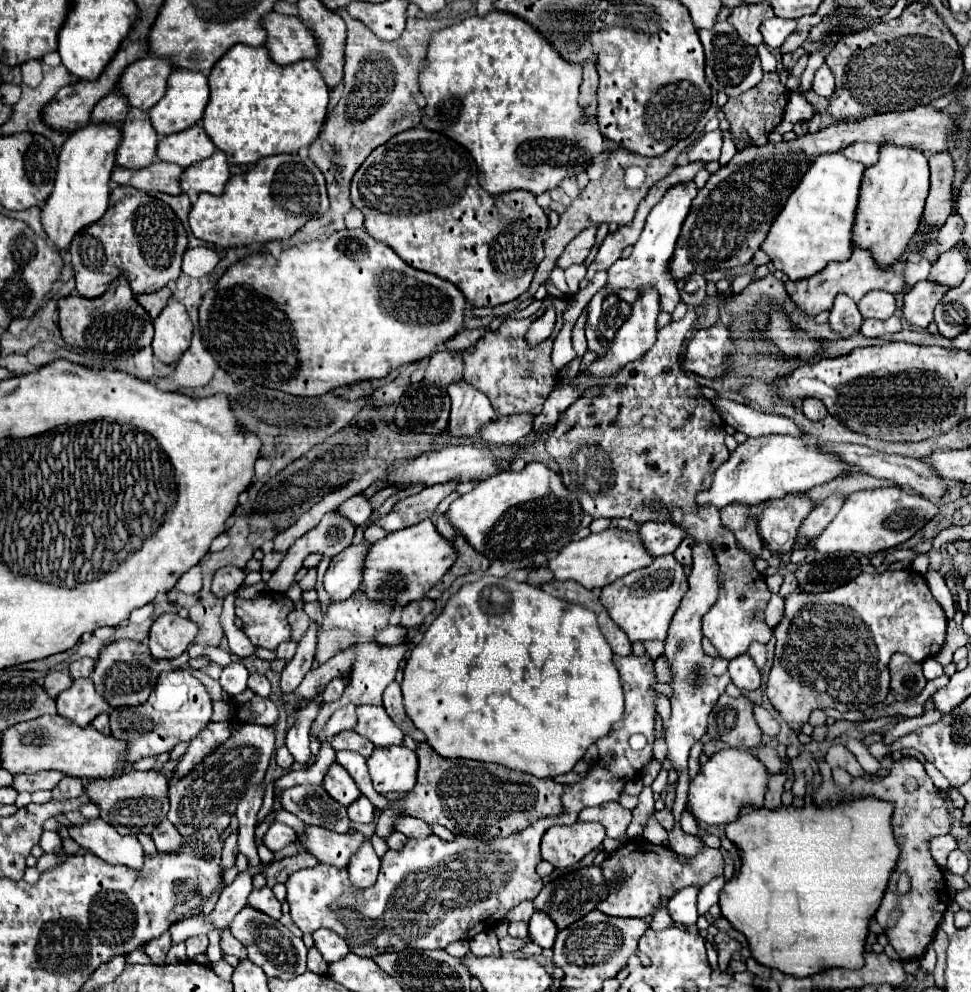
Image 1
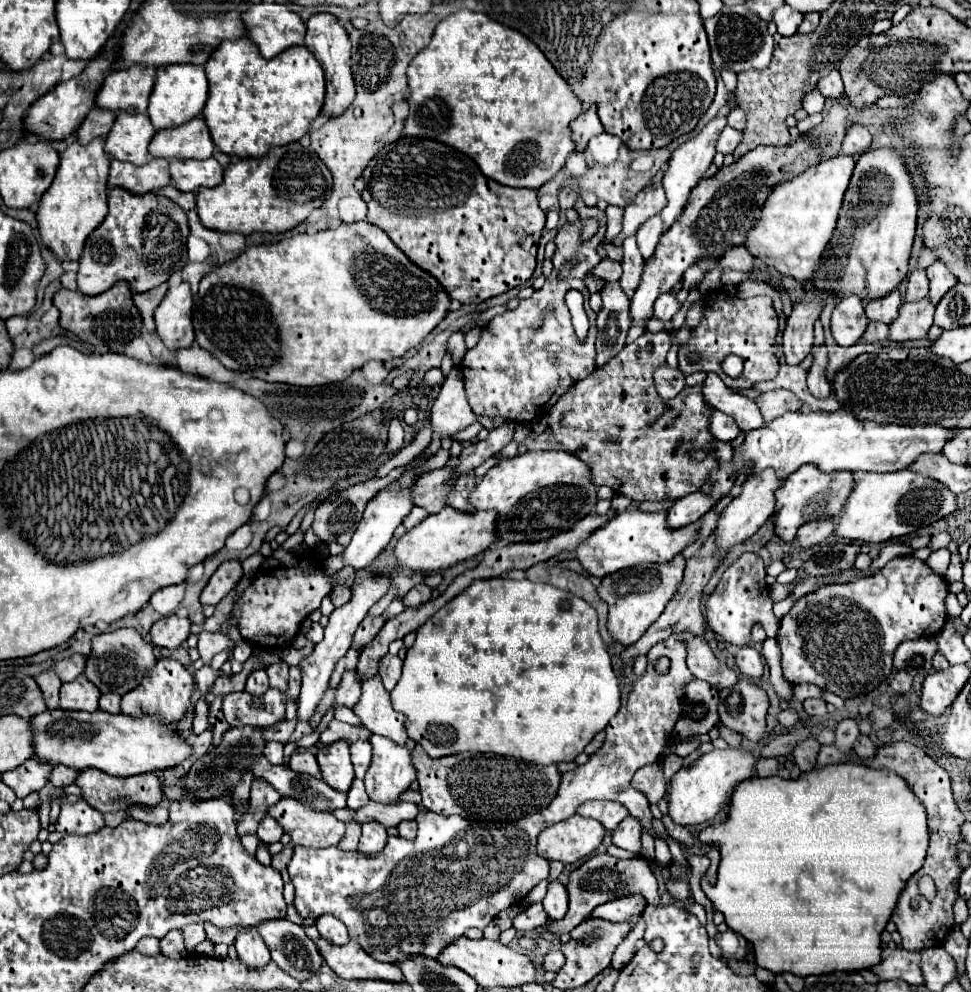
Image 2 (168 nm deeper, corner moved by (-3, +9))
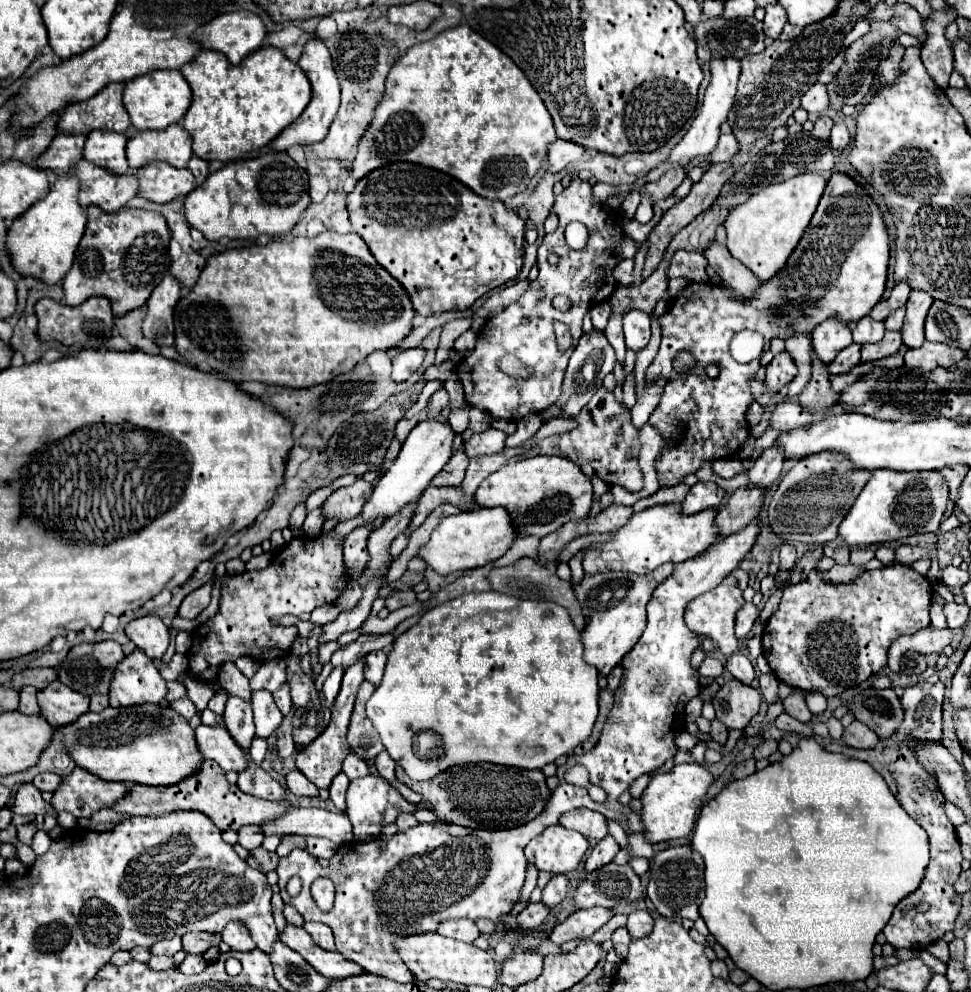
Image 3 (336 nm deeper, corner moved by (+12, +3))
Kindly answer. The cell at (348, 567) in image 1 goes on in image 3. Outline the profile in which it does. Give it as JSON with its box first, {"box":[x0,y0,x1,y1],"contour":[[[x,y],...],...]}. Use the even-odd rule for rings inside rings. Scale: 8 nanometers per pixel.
{"box":[362,415,454,525],"contour":[[[442,415],[422,419],[408,435],[398,459],[392,463],[392,467],[386,471],[386,475],[374,487],[372,497],[368,499],[368,503],[362,509],[364,519],[368,523],[378,525],[384,519],[392,517],[394,513],[398,513],[398,509],[402,509],[404,505],[408,505],[410,501],[420,497],[420,493],[426,489],[426,485],[434,479],[436,473],[442,471],[442,467],[452,457],[452,441],[454,441],[454,431]]]}

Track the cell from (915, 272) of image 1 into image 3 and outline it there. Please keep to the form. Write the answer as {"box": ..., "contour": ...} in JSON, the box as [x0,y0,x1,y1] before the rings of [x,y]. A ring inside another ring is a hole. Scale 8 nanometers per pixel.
{"box":[884,307,904,331],"contour":[[[904,307],[896,309],[896,311],[884,321],[884,325],[886,325],[888,331],[898,331],[898,329],[902,327],[902,319],[904,319]]]}

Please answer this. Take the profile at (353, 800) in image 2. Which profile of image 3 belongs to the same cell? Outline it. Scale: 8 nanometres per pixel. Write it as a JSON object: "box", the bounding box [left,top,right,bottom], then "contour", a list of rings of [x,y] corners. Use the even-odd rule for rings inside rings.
{"box":[330,773,348,811],"contour":[[[338,773],[330,785],[330,799],[334,801],[334,805],[344,811],[346,809],[346,789],[348,789],[348,777],[344,773]]]}

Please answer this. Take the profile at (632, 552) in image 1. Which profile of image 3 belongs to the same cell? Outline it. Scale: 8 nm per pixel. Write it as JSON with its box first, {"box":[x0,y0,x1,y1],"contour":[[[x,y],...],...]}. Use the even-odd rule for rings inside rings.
{"box":[584,503,718,575],"contour":[[[666,503],[648,507],[642,513],[634,513],[632,519],[616,531],[614,539],[604,543],[600,549],[584,553],[586,573],[606,573],[606,571],[632,571],[638,575],[654,571],[662,563],[682,563],[704,553],[710,545],[718,541],[716,527],[716,507],[710,511],[700,511],[696,515],[680,513],[680,503]]]}

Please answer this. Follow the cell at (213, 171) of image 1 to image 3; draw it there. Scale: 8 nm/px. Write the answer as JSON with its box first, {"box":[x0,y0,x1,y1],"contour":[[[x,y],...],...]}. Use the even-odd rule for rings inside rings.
{"box":[136,161,196,203],"contour":[[[160,161],[136,169],[136,177],[138,195],[154,203],[168,203],[196,187],[194,175],[188,169],[176,169]]]}

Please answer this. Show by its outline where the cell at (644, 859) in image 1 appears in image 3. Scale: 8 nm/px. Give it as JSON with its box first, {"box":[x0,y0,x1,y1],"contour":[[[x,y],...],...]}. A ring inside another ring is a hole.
{"box":[550,907,612,943],"contour":[[[592,907],[592,909],[580,909],[572,913],[564,923],[558,923],[550,931],[550,939],[554,943],[566,943],[572,939],[588,939],[592,937],[608,919],[612,917],[612,911],[604,907]]]}

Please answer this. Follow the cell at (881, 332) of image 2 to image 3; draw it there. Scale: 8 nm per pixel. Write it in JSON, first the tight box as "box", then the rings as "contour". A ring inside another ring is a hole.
{"box":[828,343,862,375],"contour":[[[852,343],[844,351],[840,351],[838,357],[828,365],[828,373],[832,373],[832,375],[848,373],[848,369],[852,369],[852,367],[856,367],[860,363],[860,349],[862,349],[860,345]]]}

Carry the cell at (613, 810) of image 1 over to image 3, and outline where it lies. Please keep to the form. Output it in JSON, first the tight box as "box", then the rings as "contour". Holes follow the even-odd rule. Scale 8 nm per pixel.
{"box":[560,807,608,841],"contour":[[[586,807],[564,813],[560,817],[560,825],[564,825],[566,829],[572,829],[572,831],[578,831],[584,837],[592,837],[596,841],[600,841],[600,839],[604,839],[608,835],[606,817],[602,813],[586,809]]]}

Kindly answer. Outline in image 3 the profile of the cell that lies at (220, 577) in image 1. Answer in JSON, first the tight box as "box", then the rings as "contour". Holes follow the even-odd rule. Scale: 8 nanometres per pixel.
{"box":[178,583,212,619],"contour":[[[206,583],[202,585],[200,589],[192,591],[180,605],[178,609],[178,617],[184,617],[184,619],[196,619],[210,603],[210,591],[212,591],[212,583]]]}

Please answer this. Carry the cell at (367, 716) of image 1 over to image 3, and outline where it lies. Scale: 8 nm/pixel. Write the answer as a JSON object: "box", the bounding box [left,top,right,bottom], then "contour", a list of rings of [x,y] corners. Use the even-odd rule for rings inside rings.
{"box":[346,681,384,763],"contour":[[[364,681],[360,685],[356,705],[354,705],[354,713],[352,713],[352,719],[350,719],[350,725],[348,725],[348,733],[346,733],[350,751],[356,757],[360,757],[362,761],[372,761],[372,763],[374,763],[376,755],[384,751],[380,735],[376,733],[376,729],[372,727],[372,723],[368,721],[366,711],[364,711],[366,701],[370,699],[374,689],[376,687],[372,683],[368,683],[368,681]]]}

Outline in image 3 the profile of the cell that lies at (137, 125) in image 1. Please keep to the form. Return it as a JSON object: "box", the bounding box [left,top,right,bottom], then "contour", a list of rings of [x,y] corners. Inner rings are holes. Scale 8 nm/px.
{"box":[84,131,128,175],"contour":[[[92,131],[86,135],[88,141],[84,145],[84,159],[94,163],[96,167],[108,169],[110,173],[124,175],[128,167],[126,159],[126,141],[128,137],[124,133],[114,131]]]}

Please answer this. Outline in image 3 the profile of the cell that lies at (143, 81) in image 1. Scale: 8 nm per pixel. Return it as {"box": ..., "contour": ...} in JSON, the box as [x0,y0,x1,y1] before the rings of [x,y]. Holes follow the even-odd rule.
{"box":[58,83,130,133],"contour":[[[112,83],[88,101],[68,105],[58,119],[58,131],[64,133],[90,133],[96,129],[108,129],[124,133],[130,125],[130,117],[122,103],[124,83]]]}

